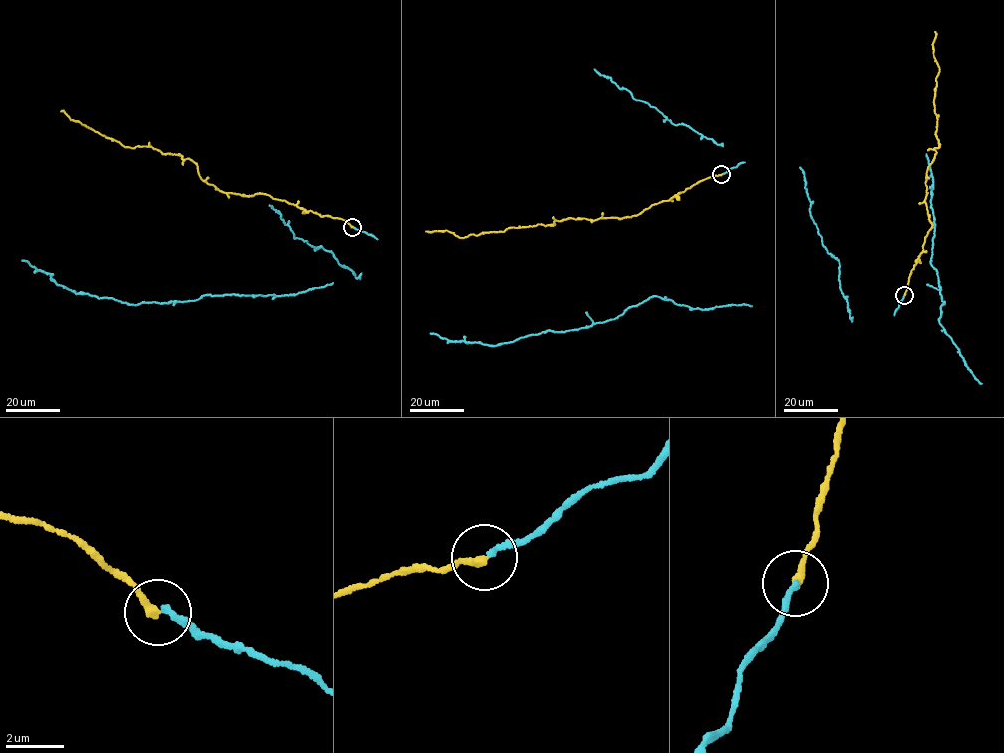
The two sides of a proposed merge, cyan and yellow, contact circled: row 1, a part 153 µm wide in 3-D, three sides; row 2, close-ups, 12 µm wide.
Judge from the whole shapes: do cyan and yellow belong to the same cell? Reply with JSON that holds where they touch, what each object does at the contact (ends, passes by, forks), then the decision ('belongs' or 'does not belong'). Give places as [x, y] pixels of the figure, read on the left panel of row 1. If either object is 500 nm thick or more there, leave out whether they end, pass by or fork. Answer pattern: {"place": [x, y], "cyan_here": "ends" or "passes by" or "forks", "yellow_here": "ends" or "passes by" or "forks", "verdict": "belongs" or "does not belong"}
{"place": [352, 227], "cyan_here": "ends", "yellow_here": "ends", "verdict": "belongs"}

